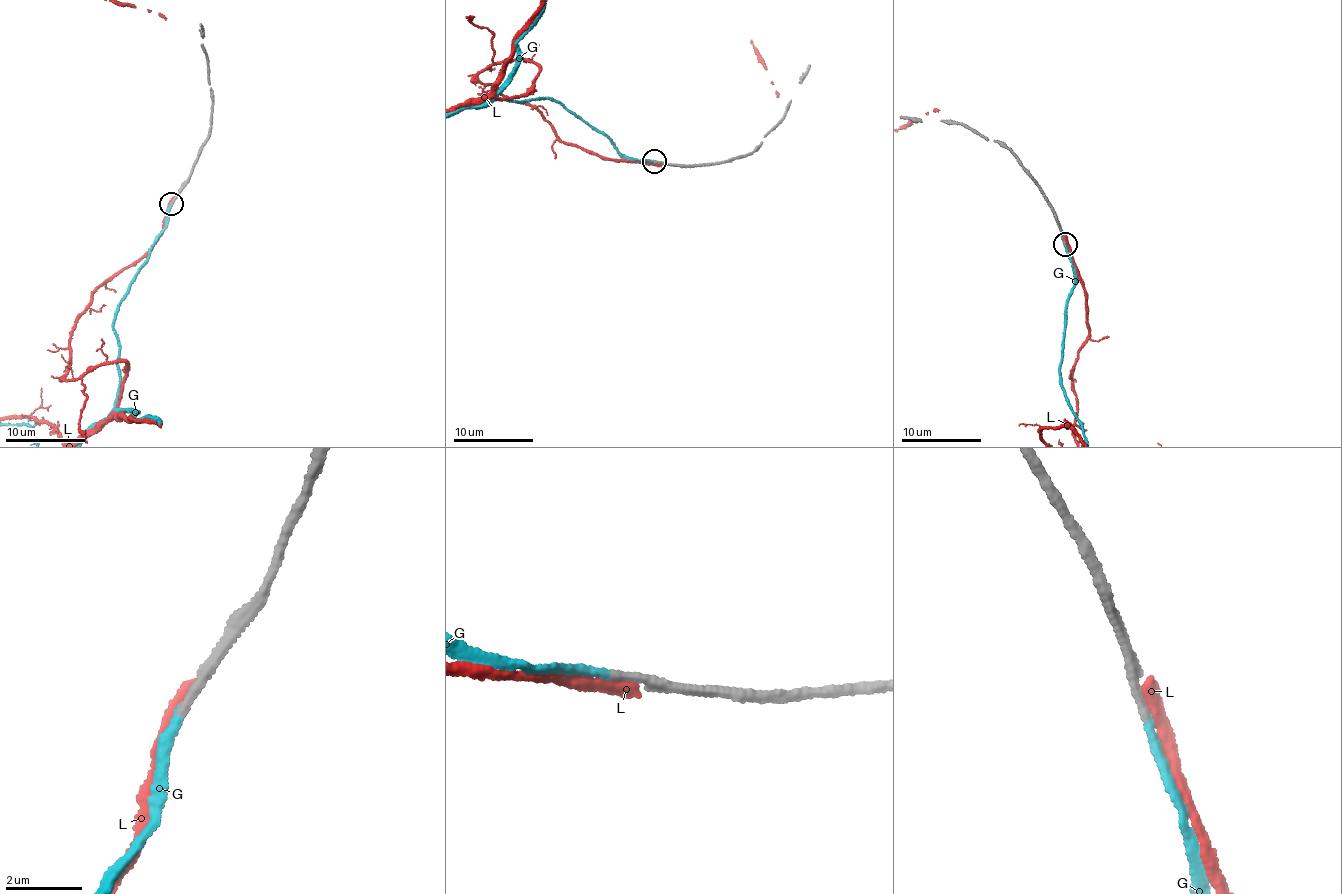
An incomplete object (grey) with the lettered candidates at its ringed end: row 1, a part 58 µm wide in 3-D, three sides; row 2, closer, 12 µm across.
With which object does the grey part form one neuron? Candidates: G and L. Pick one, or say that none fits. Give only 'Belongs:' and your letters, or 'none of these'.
Belongs: G

